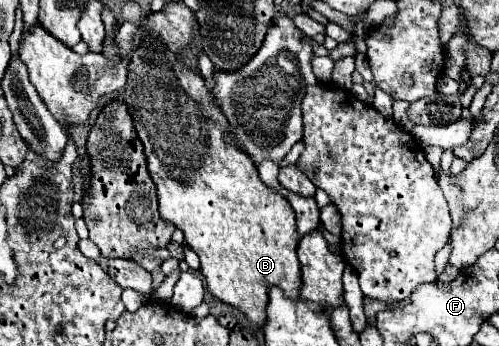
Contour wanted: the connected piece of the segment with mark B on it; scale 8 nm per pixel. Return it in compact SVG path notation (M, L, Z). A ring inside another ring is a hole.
M140 26L140 32L142 38L128 60L128 92L124 92L122 100L130 110L136 134L144 146L148 172L158 190L158 212L162 220L172 222L184 232L184 242L200 258L200 272L206 278L208 290L218 300L244 312L254 326L264 326L268 286L278 286L286 296L298 298L298 284L302 284L296 258L300 236L296 232L294 210L280 192L270 190L260 180L250 156L240 152L240 142L224 140L230 124L216 106L204 78L178 60L178 54L160 36L148 34L146 26Z

